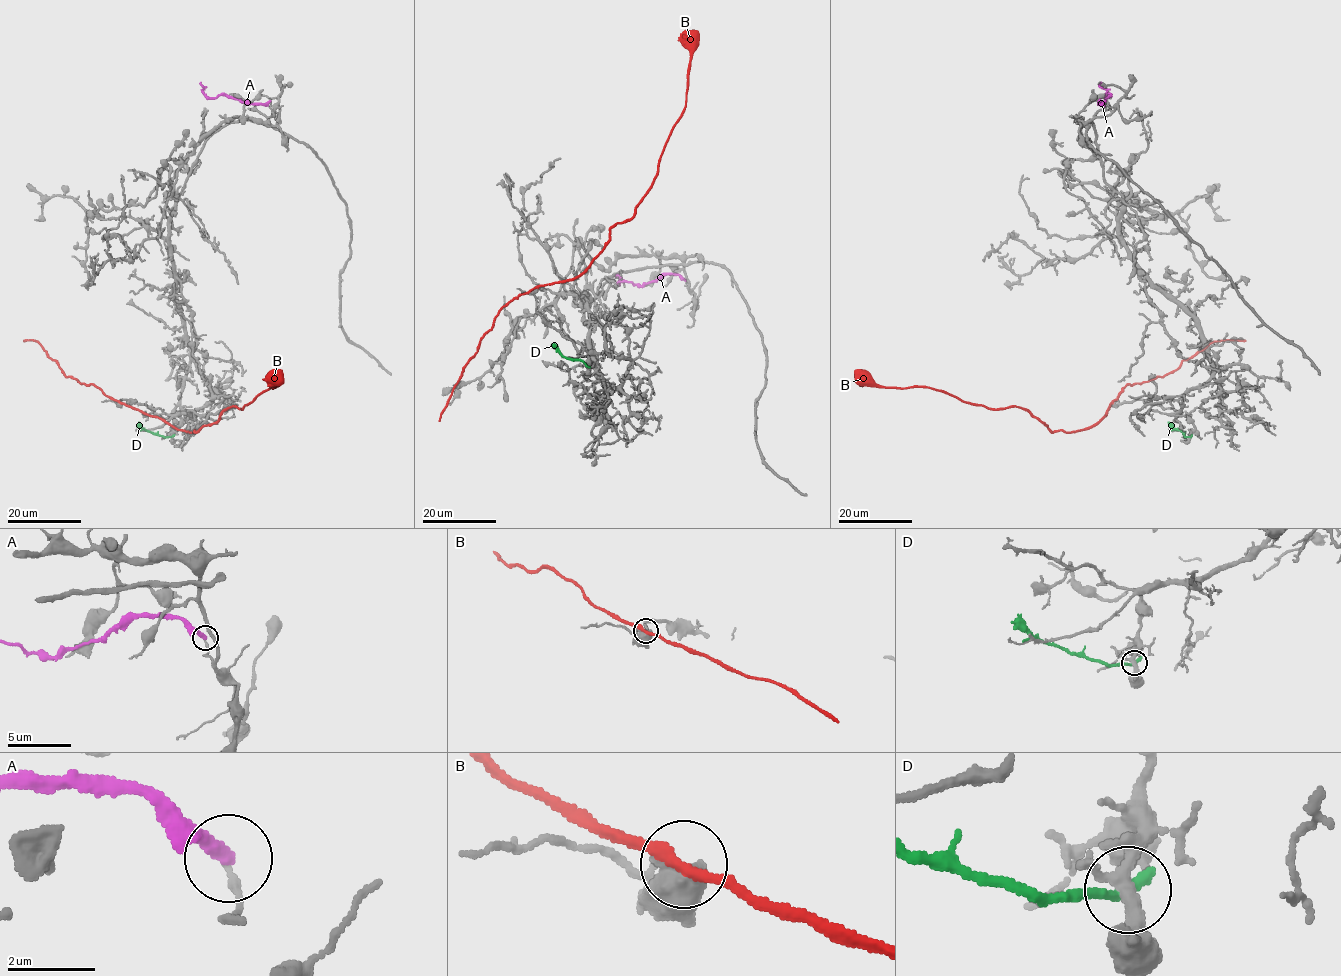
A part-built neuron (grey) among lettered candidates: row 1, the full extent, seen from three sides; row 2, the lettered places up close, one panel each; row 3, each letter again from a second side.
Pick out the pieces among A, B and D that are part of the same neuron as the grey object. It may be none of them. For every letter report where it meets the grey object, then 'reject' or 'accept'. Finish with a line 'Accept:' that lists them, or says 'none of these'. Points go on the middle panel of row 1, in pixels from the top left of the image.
A: meets grey at (685, 280); reject
B: meets grey at (536, 287); reject
D: meets grey at (587, 366); reject
Accept: none of these

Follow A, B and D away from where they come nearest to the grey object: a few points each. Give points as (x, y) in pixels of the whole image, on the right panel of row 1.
A: (1105, 101), (1098, 103), (1110, 95), (1106, 98), (1107, 90), (1099, 86), (1101, 82)
B: (1112, 402), (1095, 425), (1052, 432), (1020, 407), (988, 409), (932, 388), (879, 387), (867, 373), (855, 373)
D: (1191, 437), (1184, 437), (1168, 422)

